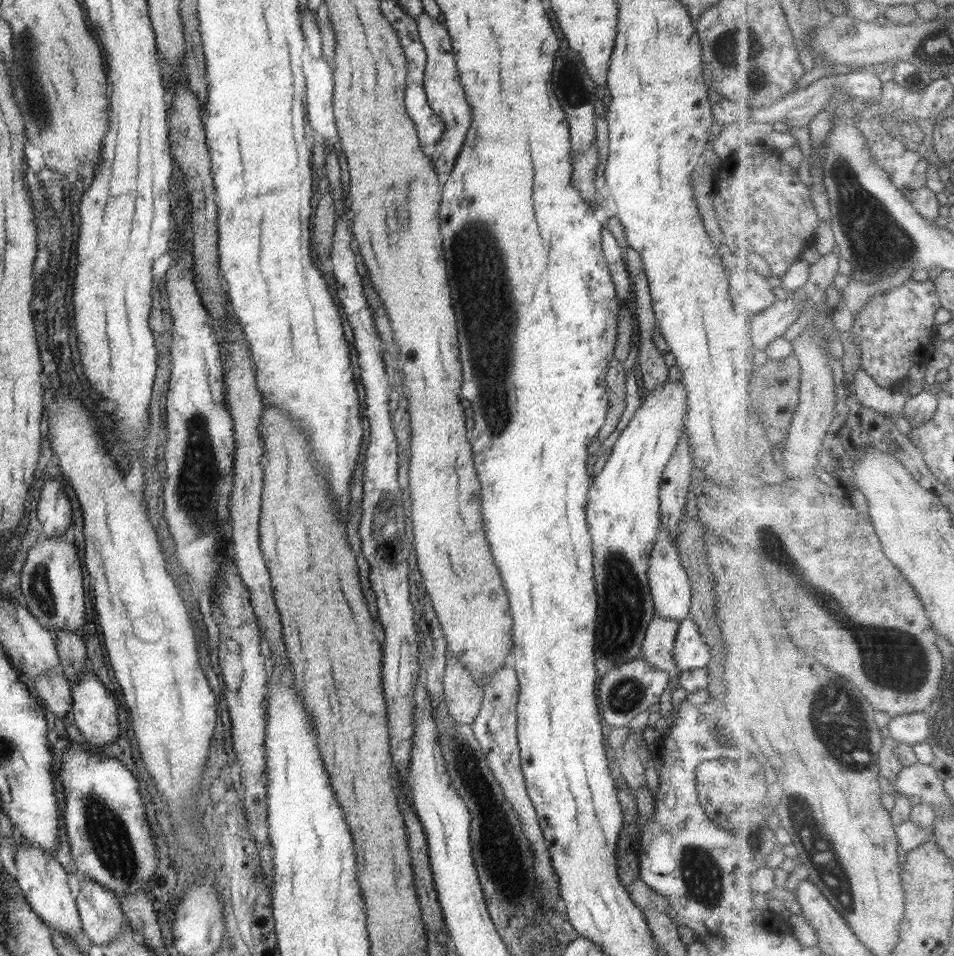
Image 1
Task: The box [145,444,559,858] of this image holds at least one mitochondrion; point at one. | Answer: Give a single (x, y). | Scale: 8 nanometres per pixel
(461, 756)

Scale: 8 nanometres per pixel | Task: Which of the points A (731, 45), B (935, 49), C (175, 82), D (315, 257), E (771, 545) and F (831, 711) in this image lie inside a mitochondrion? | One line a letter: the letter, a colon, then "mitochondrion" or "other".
A: mitochondrion
B: mitochondrion
C: other
D: other
E: mitochondrion
F: mitochondrion

